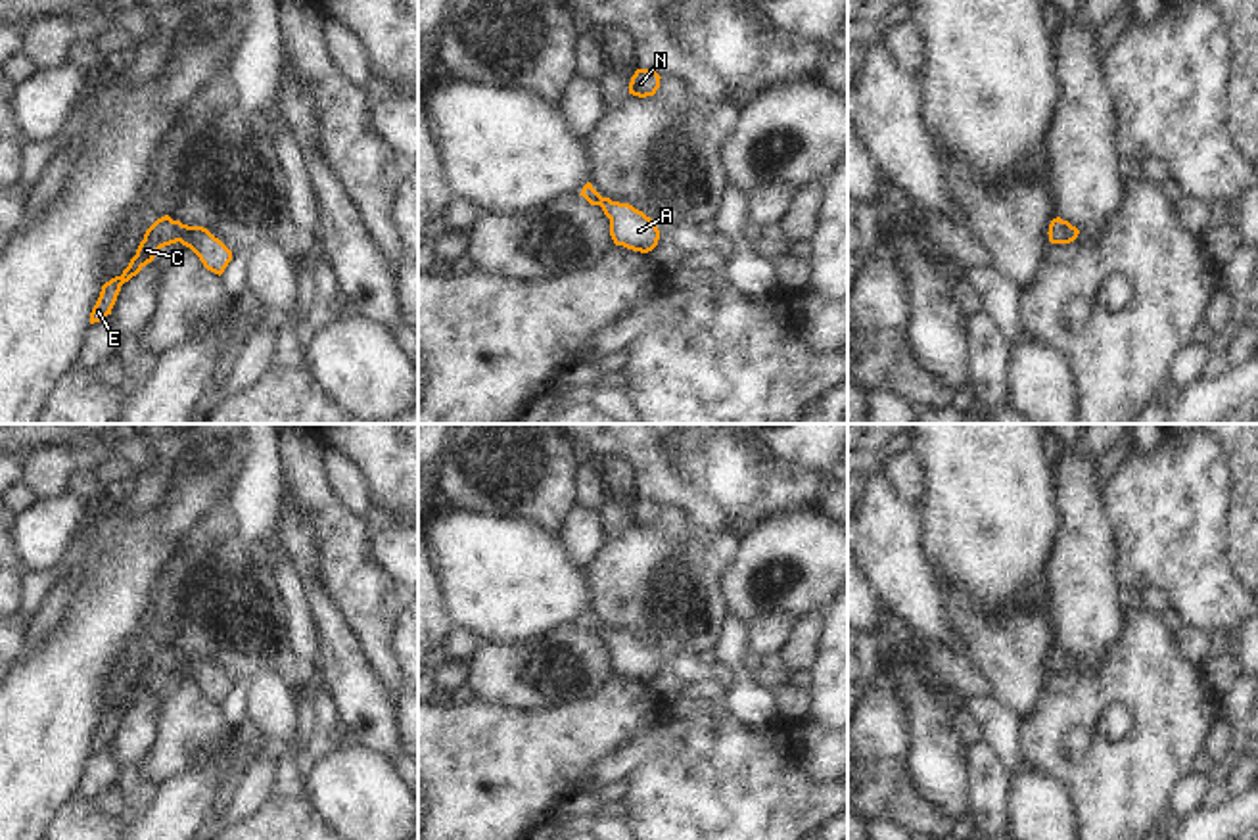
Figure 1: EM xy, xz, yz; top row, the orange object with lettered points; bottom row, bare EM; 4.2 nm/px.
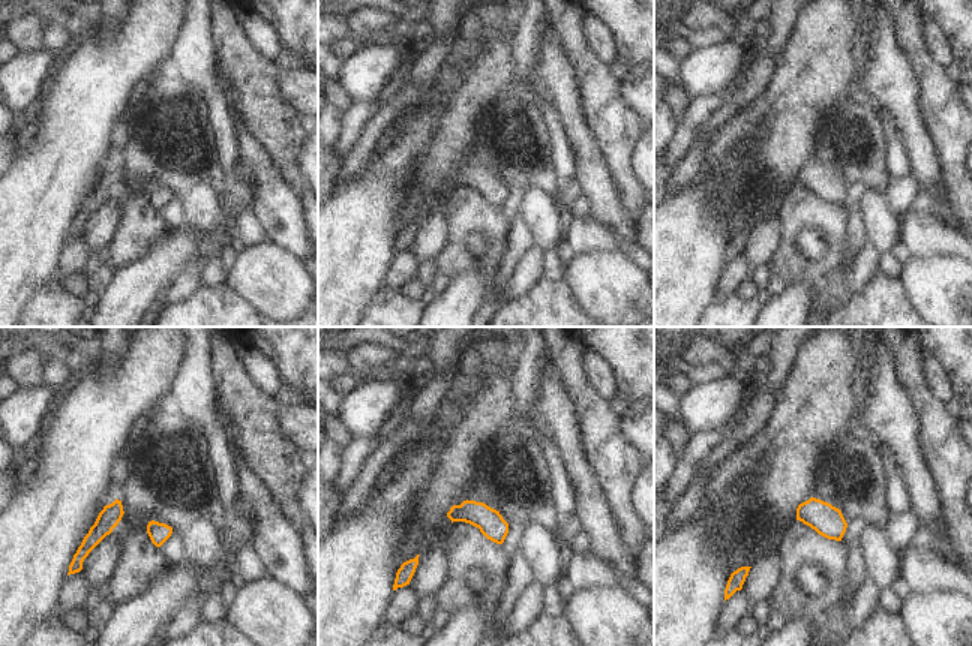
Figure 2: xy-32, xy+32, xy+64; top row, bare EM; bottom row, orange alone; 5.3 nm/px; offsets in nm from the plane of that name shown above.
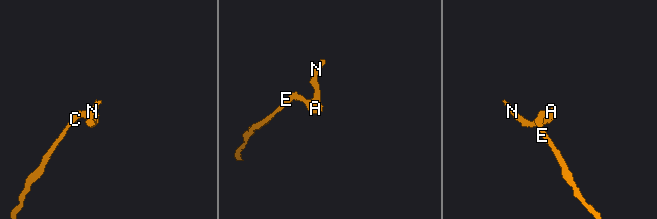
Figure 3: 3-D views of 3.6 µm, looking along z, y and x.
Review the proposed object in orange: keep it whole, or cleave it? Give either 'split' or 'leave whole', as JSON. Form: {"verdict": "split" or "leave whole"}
{"verdict": "leave whole"}

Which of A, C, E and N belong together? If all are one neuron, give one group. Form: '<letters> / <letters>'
A C E N

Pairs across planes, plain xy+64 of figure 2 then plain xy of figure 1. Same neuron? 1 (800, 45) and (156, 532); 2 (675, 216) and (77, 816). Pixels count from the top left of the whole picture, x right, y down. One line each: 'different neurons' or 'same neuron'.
1: different neurons
2: different neurons

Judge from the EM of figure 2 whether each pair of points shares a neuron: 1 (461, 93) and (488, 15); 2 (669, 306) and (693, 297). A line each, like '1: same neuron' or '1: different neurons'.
1: same neuron
2: same neuron

